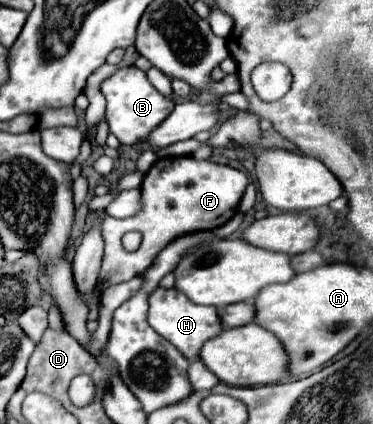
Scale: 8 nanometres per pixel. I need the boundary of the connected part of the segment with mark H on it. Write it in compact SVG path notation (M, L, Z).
M156 286L152 290L152 294L148 296L148 322L150 326L162 336L166 338L170 344L174 344L184 358L188 360L196 360L200 354L200 348L206 340L218 336L224 328L220 326L220 316L218 310L212 306L198 306L194 302L188 302L188 298L184 298L184 294L180 294L180 290L176 288L160 288Z

